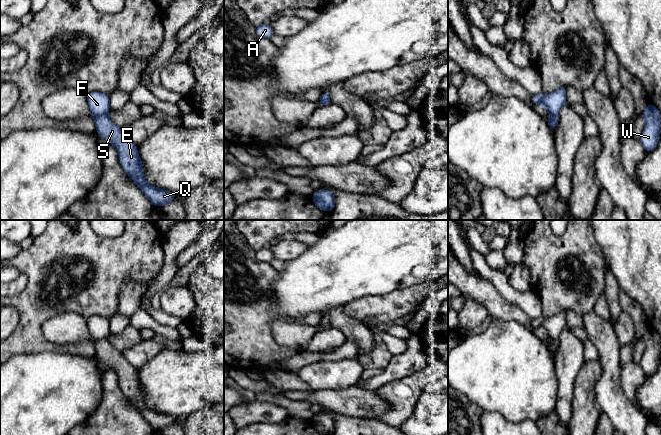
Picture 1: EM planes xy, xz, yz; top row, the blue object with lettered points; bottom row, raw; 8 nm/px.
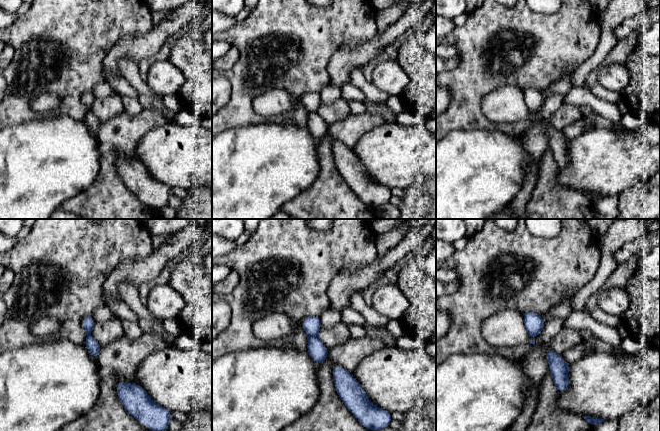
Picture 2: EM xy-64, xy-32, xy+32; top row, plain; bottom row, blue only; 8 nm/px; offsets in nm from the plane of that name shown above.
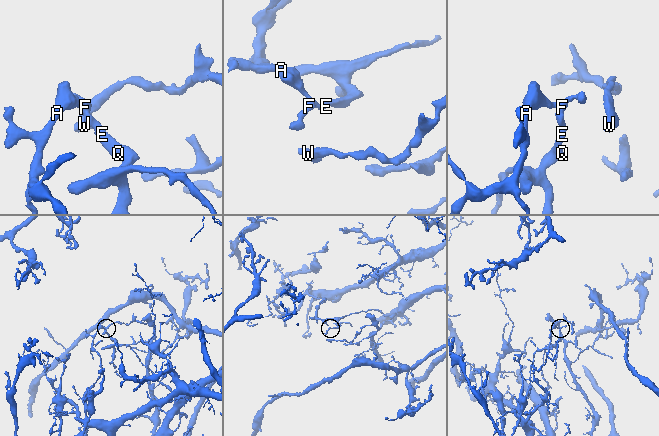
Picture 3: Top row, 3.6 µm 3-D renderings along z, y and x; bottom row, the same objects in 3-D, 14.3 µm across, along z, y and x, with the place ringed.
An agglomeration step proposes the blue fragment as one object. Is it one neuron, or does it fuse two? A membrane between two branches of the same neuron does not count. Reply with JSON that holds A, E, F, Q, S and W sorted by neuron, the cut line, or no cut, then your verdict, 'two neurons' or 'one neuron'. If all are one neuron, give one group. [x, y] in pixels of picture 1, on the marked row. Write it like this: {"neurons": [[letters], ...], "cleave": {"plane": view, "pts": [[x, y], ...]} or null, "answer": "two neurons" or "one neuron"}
{"neurons": [["A", "F", "W"], ["E", "Q", "S"]], "cleave": {"plane": "xy", "pts": [[106, 113], [94, 116]]}, "answer": "two neurons"}

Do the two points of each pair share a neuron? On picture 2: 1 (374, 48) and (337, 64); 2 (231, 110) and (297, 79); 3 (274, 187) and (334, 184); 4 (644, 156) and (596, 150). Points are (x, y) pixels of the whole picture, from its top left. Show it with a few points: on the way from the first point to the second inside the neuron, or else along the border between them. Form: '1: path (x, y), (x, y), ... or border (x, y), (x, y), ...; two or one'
1: path (365, 52), (360, 55), (346, 55); one
2: path (247, 94), (252, 89), (266, 87), (281, 79); one
3: border (317, 162), (319, 171), (316, 179), (291, 198); two
4: path (632, 156), (629, 154), (608, 154); one

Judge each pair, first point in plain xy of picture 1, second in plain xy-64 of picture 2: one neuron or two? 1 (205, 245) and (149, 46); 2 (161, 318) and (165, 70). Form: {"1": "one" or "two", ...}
{"1": "one", "2": "two"}

